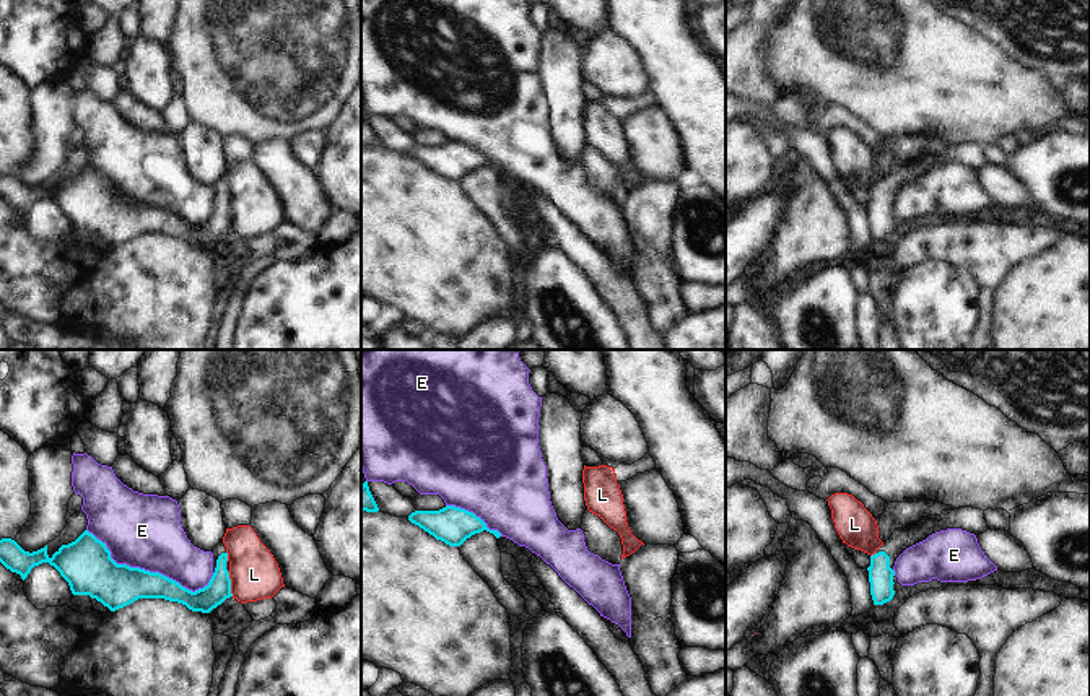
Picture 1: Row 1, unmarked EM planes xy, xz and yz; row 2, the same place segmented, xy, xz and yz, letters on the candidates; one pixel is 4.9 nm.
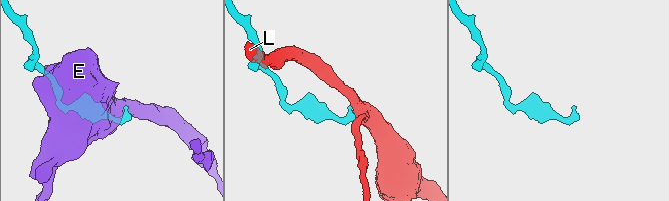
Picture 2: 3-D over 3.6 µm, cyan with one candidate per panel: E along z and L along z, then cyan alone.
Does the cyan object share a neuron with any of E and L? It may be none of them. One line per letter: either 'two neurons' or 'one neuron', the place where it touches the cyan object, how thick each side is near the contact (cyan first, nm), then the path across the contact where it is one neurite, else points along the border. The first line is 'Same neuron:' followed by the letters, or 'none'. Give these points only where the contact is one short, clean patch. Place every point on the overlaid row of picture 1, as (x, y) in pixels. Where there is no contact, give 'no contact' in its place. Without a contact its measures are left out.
Same neuron: none
E: two neurons; contact xy (148, 571); calibres 220 and 360 nm
L: two neurons; contact xy (230, 584); calibres 120 and 240 nm; border xy (226, 571), (233, 595)

